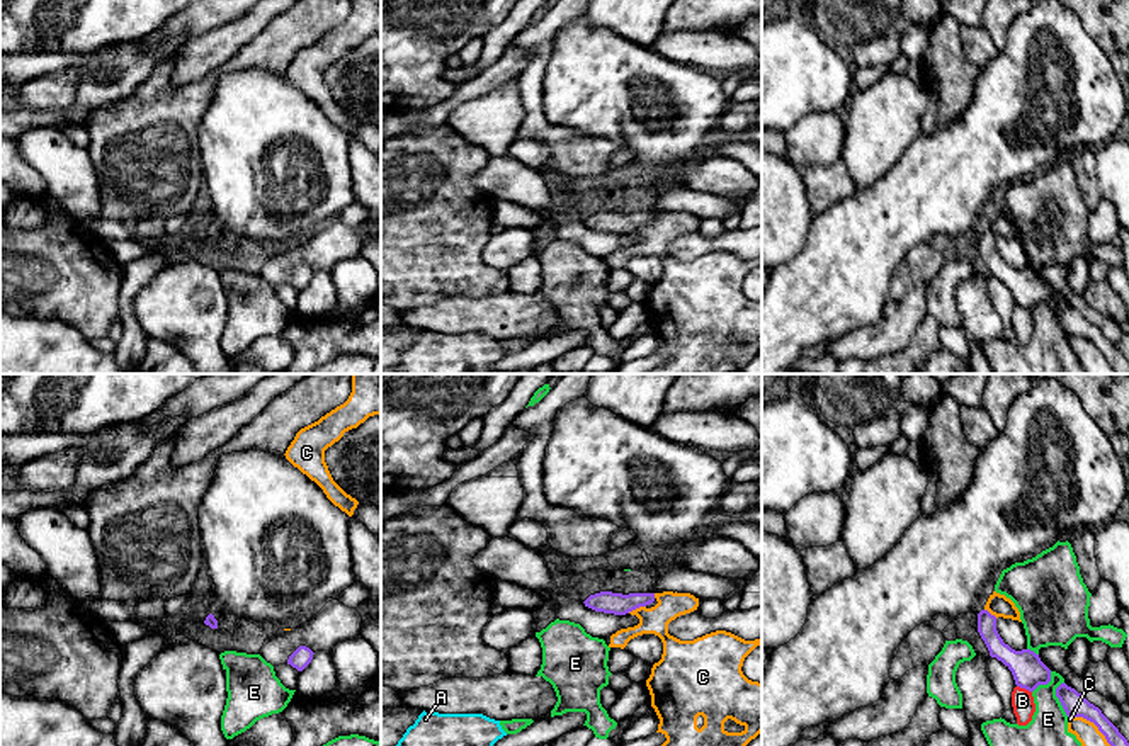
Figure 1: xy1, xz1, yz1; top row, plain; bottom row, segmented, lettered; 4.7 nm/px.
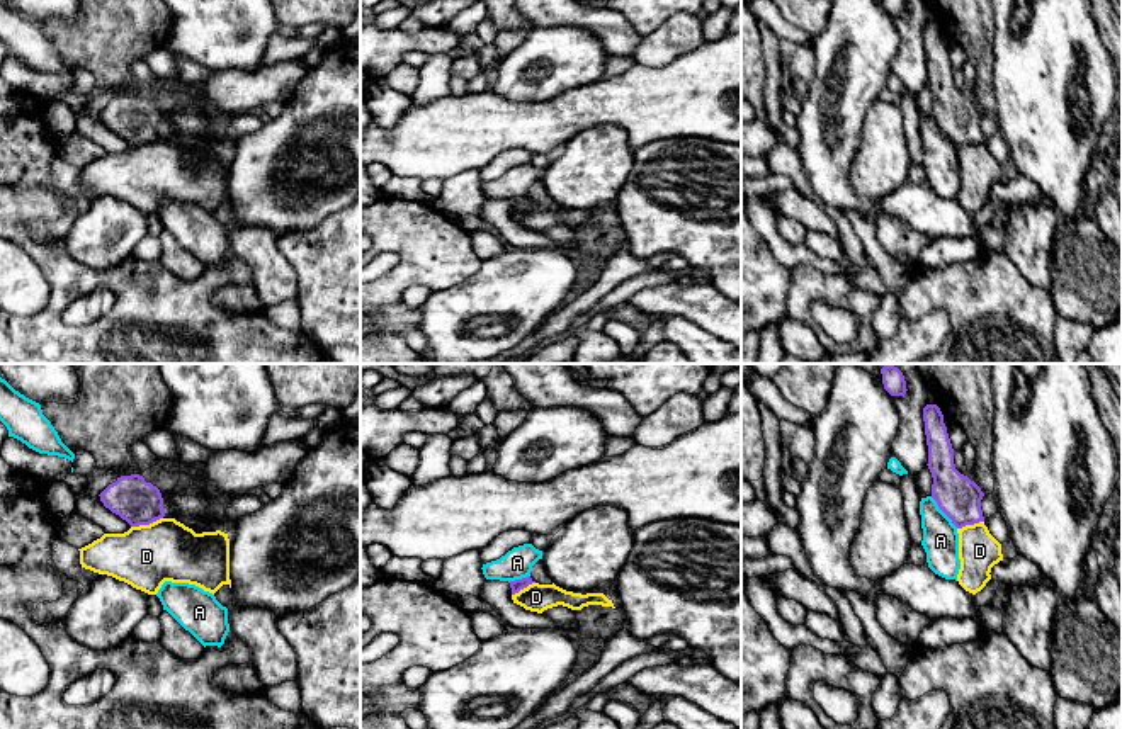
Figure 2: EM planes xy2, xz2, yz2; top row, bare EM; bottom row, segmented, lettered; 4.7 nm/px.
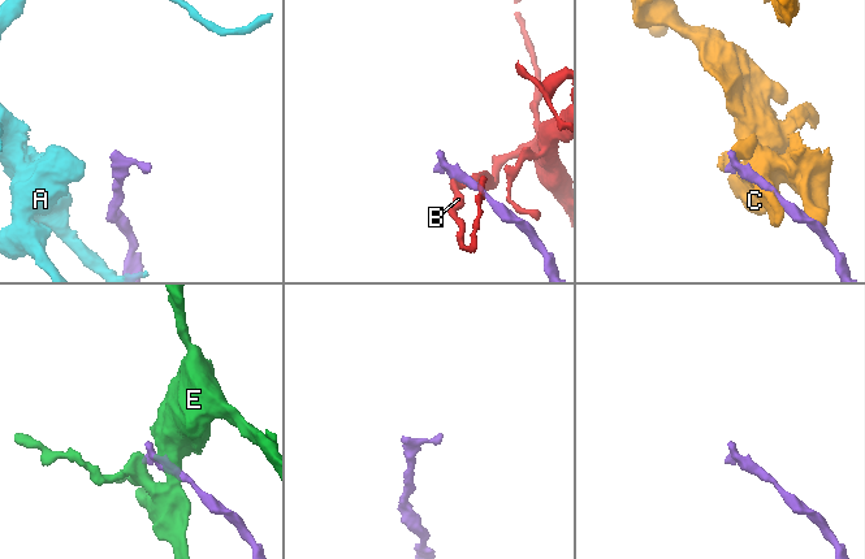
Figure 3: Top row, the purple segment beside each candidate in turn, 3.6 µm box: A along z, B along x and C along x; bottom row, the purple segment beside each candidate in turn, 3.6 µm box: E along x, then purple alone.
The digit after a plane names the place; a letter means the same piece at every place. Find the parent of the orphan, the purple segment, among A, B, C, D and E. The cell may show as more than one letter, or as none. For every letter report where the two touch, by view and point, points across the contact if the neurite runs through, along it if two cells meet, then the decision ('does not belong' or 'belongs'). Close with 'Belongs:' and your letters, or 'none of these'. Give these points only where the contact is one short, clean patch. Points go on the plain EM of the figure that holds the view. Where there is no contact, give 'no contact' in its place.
A: yz2 (942, 129) | along yz2 (930, 116), (957, 146) | does not belong
B: yz1 (1024, 306) | along yz1 (1017, 305), (1031, 311) | does not belong
C: xz1 (636, 226) | does not belong
D: xy2 (147, 143) | along xy2 (162, 136), (131, 146) | does not belong
E: yz1 (1058, 316) | along yz1 (1061, 301), (1056, 308), (1056, 316), (1068, 335) | does not belong
Belongs: none of these

